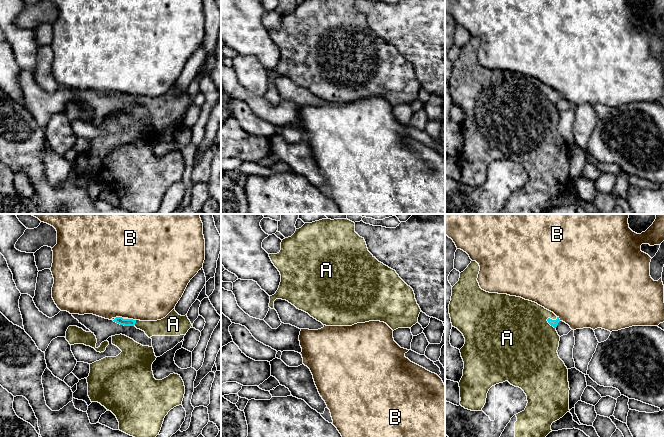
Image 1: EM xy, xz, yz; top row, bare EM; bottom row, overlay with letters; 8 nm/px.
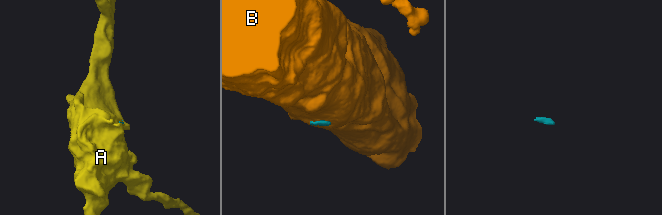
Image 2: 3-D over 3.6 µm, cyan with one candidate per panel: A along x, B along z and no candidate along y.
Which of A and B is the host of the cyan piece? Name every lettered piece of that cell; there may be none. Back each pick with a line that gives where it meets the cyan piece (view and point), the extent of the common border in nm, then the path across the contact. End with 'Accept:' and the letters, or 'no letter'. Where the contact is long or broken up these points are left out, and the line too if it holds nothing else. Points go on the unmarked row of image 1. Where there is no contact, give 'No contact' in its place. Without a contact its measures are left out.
A: Touches cyan at yz (549, 99). Shared border 110 nm. Path across: yz (554, 99), (549, 99), (525, 119)
Accept: A

